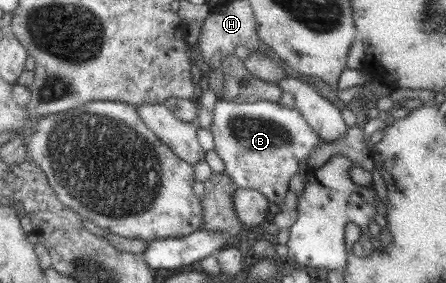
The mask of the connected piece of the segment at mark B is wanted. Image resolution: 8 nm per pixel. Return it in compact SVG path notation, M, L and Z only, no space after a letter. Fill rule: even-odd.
M221 98L217 99L212 115L213 122L209 129L215 144L214 151L225 166L223 174L231 180L236 188L260 192L267 202L278 204L281 208L289 193L287 182L296 174L299 162L309 158L310 150L317 144L321 144L317 133L311 130L295 108L284 108L277 101L256 100L256 102L241 102L239 104Z

